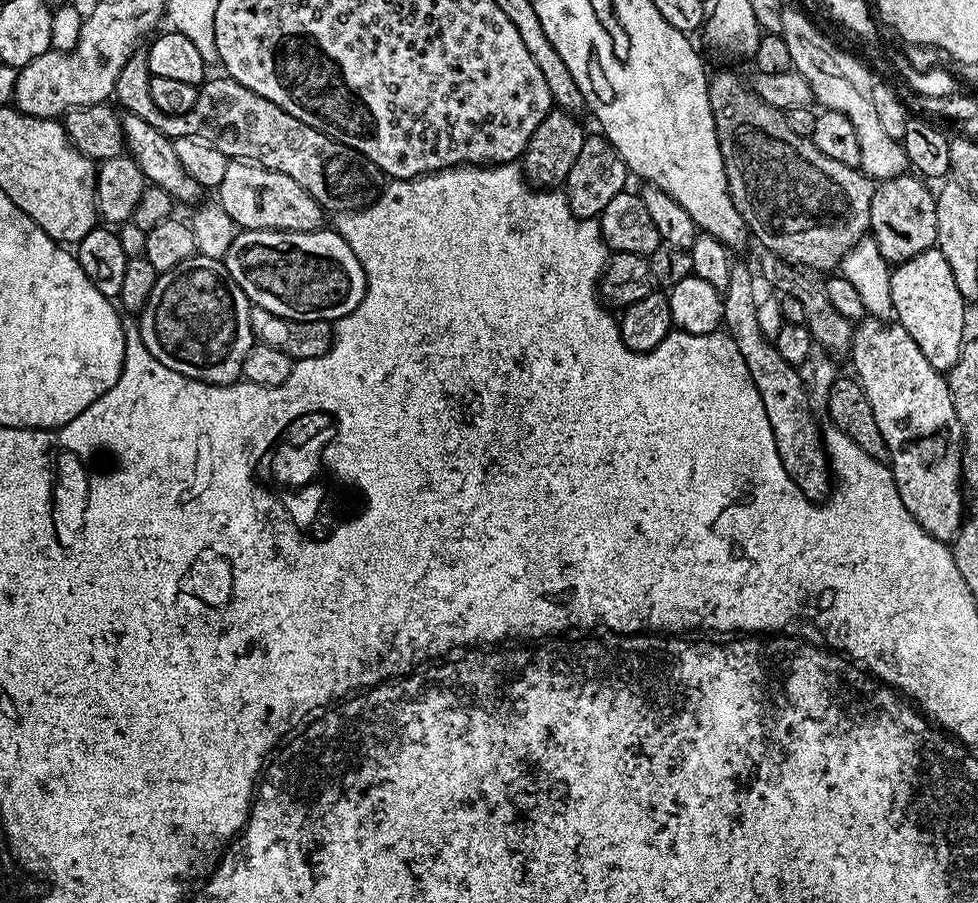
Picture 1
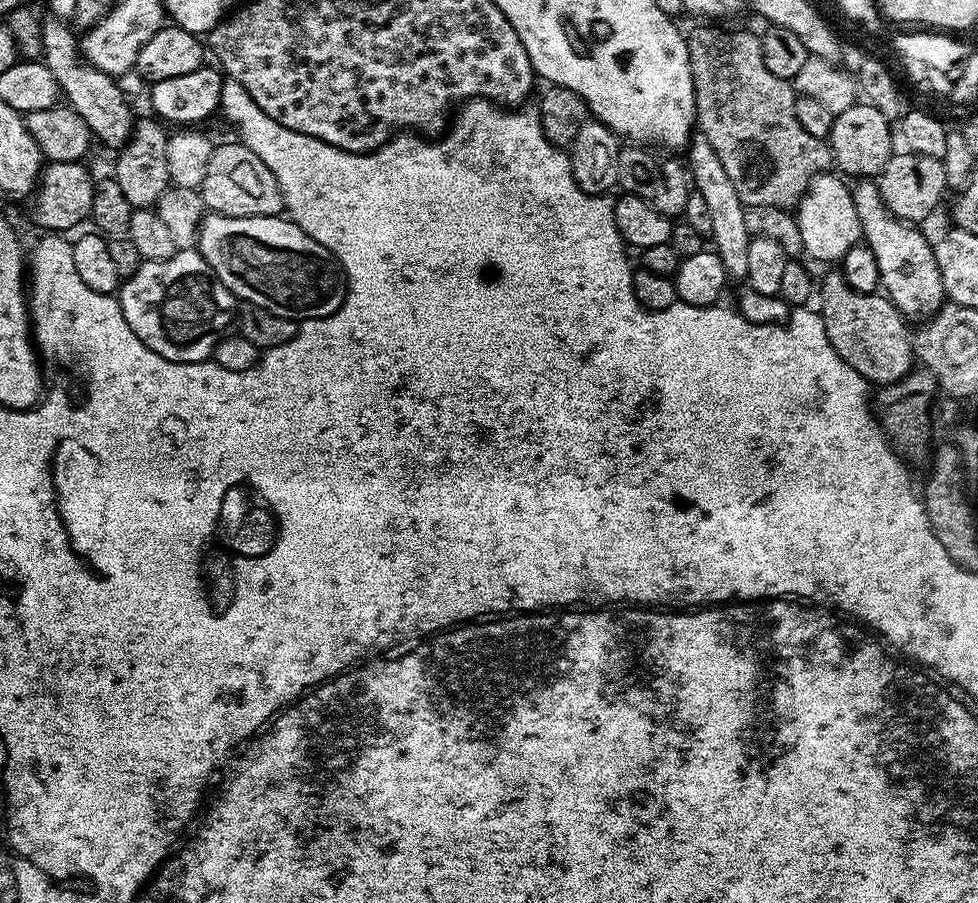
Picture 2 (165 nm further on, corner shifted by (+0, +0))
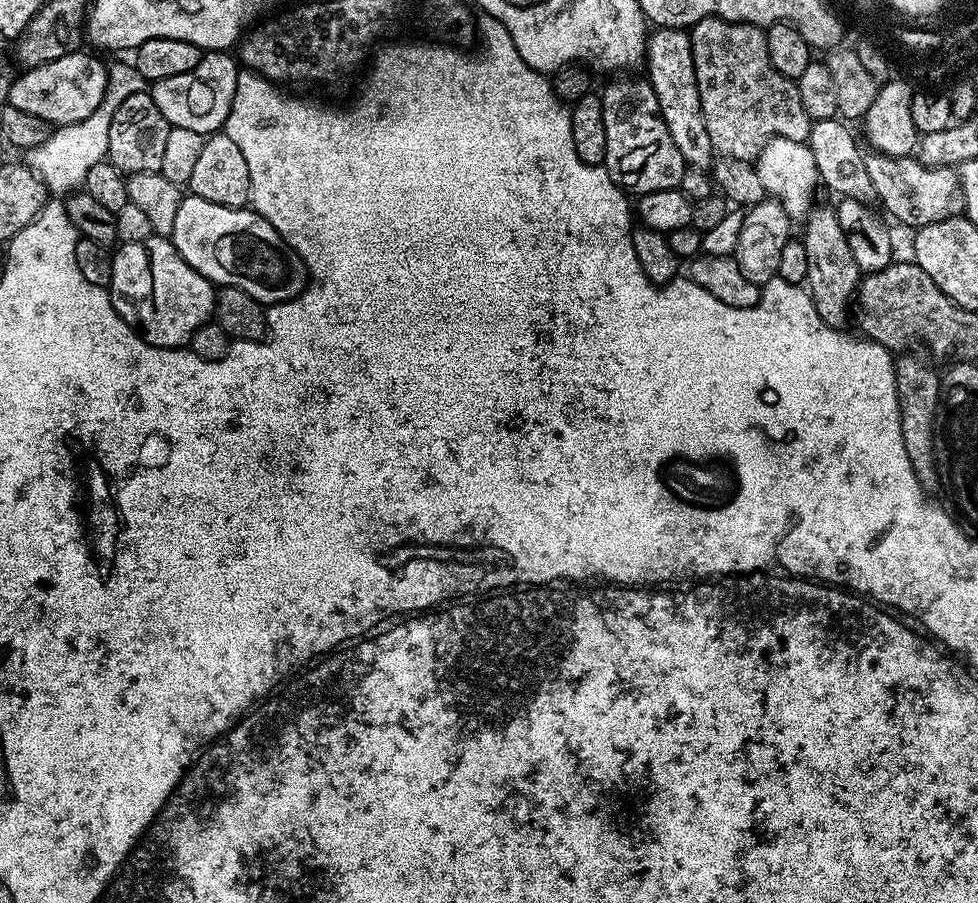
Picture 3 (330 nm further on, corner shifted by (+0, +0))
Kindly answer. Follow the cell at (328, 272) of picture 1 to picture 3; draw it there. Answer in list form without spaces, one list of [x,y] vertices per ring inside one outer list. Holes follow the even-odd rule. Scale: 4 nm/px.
[[[185,195],[178,206],[178,215],[174,217],[170,239],[178,254],[213,285],[242,290],[264,306],[294,299],[310,280],[300,255],[280,237],[270,222],[266,222],[266,218],[248,206],[231,208],[206,202],[206,198]]]

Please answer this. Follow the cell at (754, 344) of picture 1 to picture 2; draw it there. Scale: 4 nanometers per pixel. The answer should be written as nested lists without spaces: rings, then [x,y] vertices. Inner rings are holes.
[[[693,135],[687,145],[687,152],[686,167],[690,173],[691,183],[694,185],[694,191],[702,194],[702,198],[706,198],[710,209],[711,247],[722,260],[726,276],[733,281],[734,279],[743,281],[749,269],[749,249],[754,237],[746,230],[744,212],[746,205],[742,202],[742,198],[738,198],[738,190],[734,190],[734,182],[730,182],[730,177],[726,175],[726,170],[722,167],[722,158],[714,154],[714,146],[710,146],[705,136]]]

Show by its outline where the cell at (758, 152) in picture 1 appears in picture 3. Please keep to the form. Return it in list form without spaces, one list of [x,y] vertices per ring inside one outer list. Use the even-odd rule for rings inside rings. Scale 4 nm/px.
[[[707,16],[690,29],[694,50],[694,74],[698,82],[698,94],[702,102],[702,114],[706,118],[706,130],[710,130],[710,142],[721,156],[755,161],[767,140],[776,136],[790,138],[794,142],[808,139],[814,121],[802,110],[802,98],[798,98],[795,80],[787,80],[774,66],[770,66],[770,54],[766,50],[766,32],[755,24],[735,24]]]

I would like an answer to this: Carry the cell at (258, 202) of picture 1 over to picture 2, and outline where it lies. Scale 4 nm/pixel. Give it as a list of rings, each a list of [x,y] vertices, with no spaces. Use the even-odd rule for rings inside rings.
[[[217,143],[210,154],[210,166],[206,166],[206,178],[202,178],[199,189],[209,213],[234,218],[251,216],[279,216],[285,211],[284,195],[278,186],[278,178],[245,144]]]

